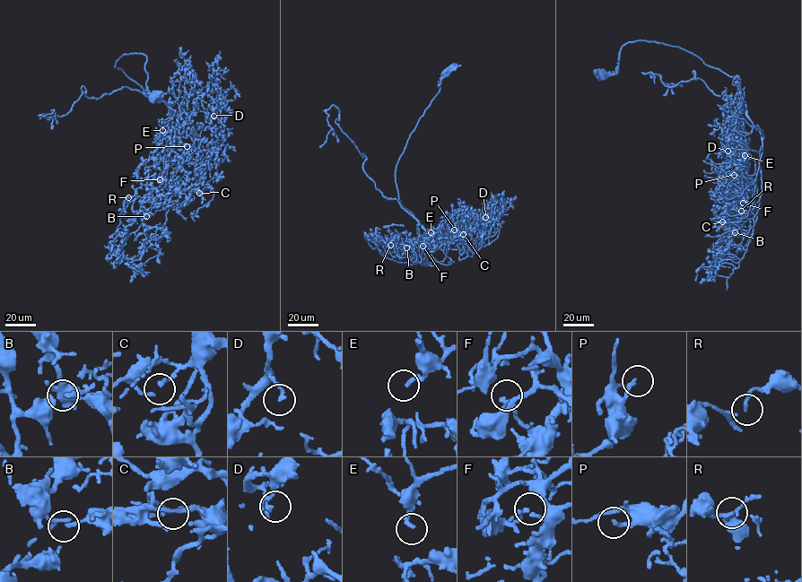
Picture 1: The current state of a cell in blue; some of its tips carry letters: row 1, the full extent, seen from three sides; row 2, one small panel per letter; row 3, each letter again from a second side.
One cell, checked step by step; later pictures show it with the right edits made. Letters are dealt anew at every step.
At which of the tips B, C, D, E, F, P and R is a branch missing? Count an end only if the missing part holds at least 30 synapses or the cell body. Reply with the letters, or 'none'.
none

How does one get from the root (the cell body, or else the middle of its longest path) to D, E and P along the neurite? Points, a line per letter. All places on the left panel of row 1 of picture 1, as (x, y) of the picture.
D: (153, 98), (146, 56), (121, 56), (114, 66), (145, 93), (182, 112), (219, 108), (213, 116)
E: (153, 98), (146, 56), (121, 56), (114, 66), (169, 109), (172, 164), (182, 116), (171, 114), (162, 130)
P: (153, 98), (146, 85), (146, 56), (121, 56), (114, 66), (169, 109), (166, 150), (182, 169), (187, 146)

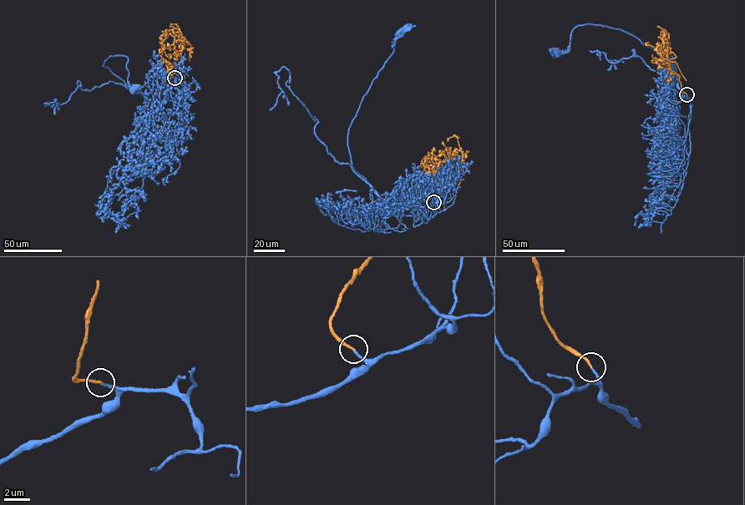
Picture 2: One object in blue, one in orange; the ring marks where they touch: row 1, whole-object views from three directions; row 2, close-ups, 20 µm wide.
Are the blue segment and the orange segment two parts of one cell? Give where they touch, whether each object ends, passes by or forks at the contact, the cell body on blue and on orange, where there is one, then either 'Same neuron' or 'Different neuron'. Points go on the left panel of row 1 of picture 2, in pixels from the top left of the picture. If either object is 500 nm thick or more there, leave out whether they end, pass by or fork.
Place: (174, 78). At the ring blue ends. At the ring orange ends. Soma of blue: (133, 89). Soma of orange: none. Same neuron

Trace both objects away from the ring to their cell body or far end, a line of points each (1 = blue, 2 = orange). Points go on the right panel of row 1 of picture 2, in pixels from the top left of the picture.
1: (686, 94), (666, 55), (620, 29), (577, 26), (570, 49), (554, 53)
2: (686, 94), (679, 76), (669, 67), (667, 43), (664, 42), (659, 49), (661, 57), (677, 64), (686, 80)

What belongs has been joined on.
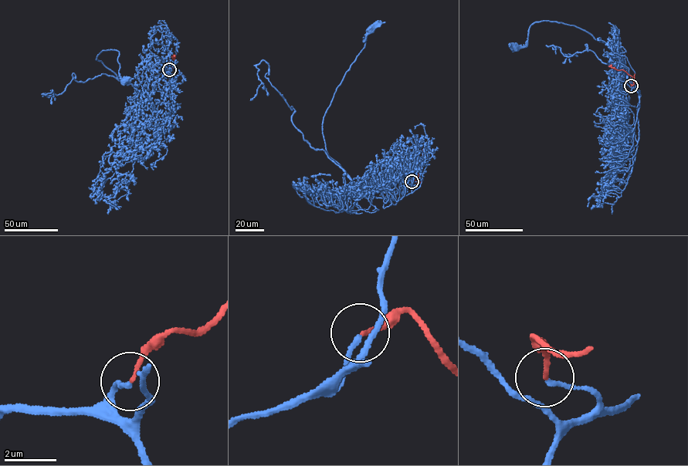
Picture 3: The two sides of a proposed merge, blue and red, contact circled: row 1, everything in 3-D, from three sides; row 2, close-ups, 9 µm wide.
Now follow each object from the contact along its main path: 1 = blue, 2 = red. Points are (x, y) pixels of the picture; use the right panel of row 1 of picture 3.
1: (631, 86), (639, 90), (640, 96), (617, 49), (574, 25), (534, 22), (527, 44), (514, 48)
2: (631, 86), (633, 79), (631, 75), (622, 69), (608, 66)

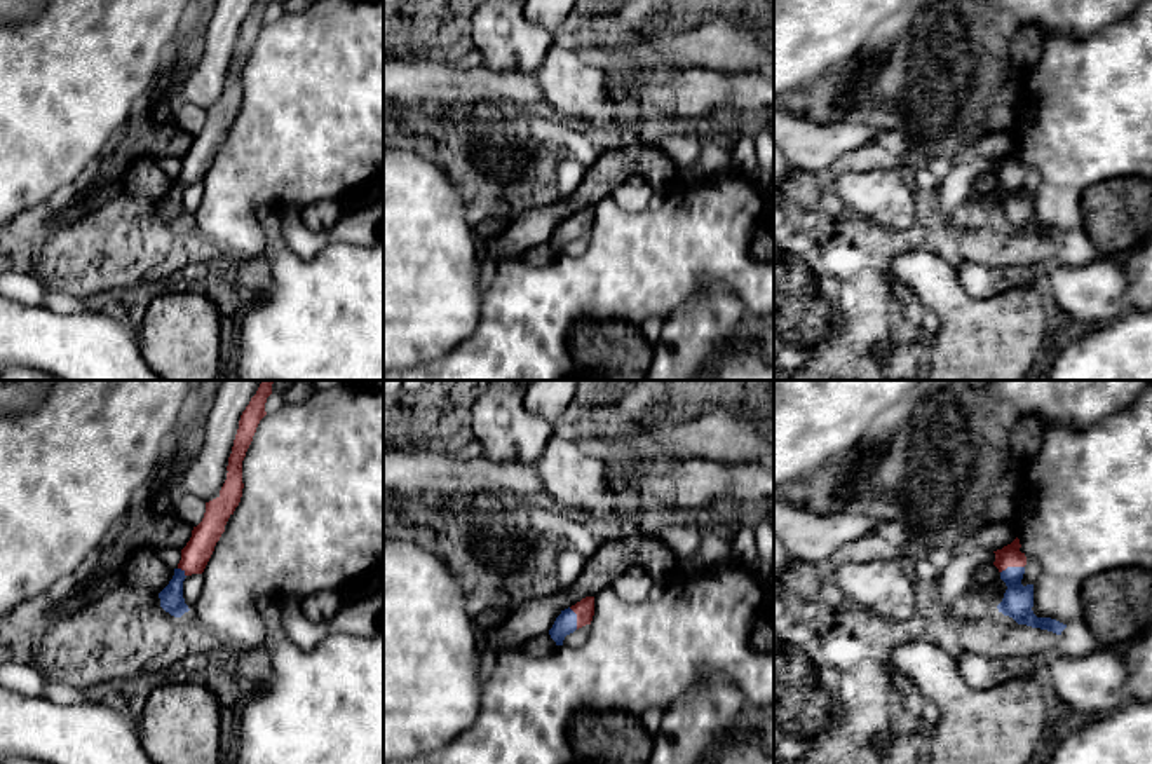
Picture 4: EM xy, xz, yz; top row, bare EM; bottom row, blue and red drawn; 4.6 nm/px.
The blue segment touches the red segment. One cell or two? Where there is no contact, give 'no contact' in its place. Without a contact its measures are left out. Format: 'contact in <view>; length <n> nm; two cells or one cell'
contact in yz; length 120 nm; one cell

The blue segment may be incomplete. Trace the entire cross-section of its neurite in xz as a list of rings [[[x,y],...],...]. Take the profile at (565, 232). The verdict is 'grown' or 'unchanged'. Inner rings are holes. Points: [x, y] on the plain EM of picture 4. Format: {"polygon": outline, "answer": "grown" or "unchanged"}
{"polygon": [[[586,206],[575,215],[561,220],[552,237],[549,239],[549,244],[556,251],[556,255],[563,255],[565,246],[586,234],[591,234],[593,225],[594,225],[594,206]]], "answer": "grown"}

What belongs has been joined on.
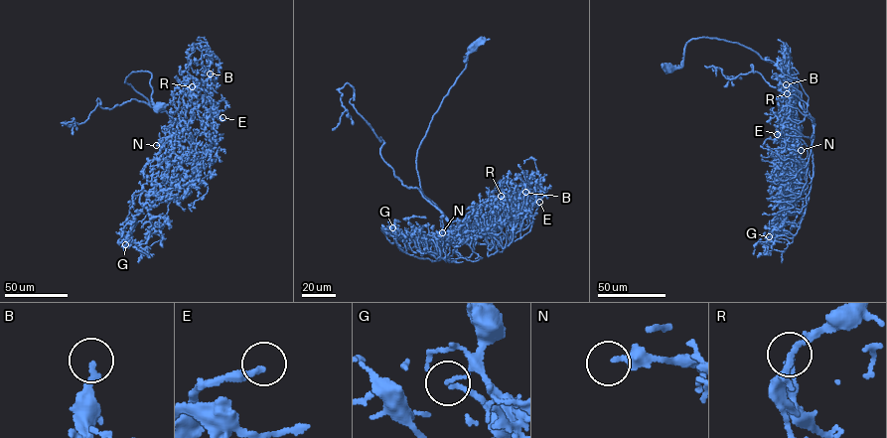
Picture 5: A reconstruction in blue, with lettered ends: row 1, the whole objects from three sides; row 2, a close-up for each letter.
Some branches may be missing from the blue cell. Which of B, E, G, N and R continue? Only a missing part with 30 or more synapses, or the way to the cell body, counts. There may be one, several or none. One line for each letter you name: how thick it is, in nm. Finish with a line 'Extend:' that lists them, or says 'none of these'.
E: 220 nm
Extend: E

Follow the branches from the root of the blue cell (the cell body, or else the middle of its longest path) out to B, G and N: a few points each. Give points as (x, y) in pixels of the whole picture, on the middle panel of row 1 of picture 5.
B: (474, 46), (417, 150), (420, 188), (465, 239), (501, 236), (517, 229), (524, 210), (522, 188), (525, 192)
G: (474, 46), (416, 157), (423, 194), (465, 240), (451, 256), (432, 261), (402, 251), (392, 227)
N: (474, 46), (417, 153), (420, 188), (465, 239), (461, 256), (467, 231), (442, 232)

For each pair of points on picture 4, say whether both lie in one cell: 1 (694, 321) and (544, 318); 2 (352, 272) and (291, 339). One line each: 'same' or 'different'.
1: different
2: same

